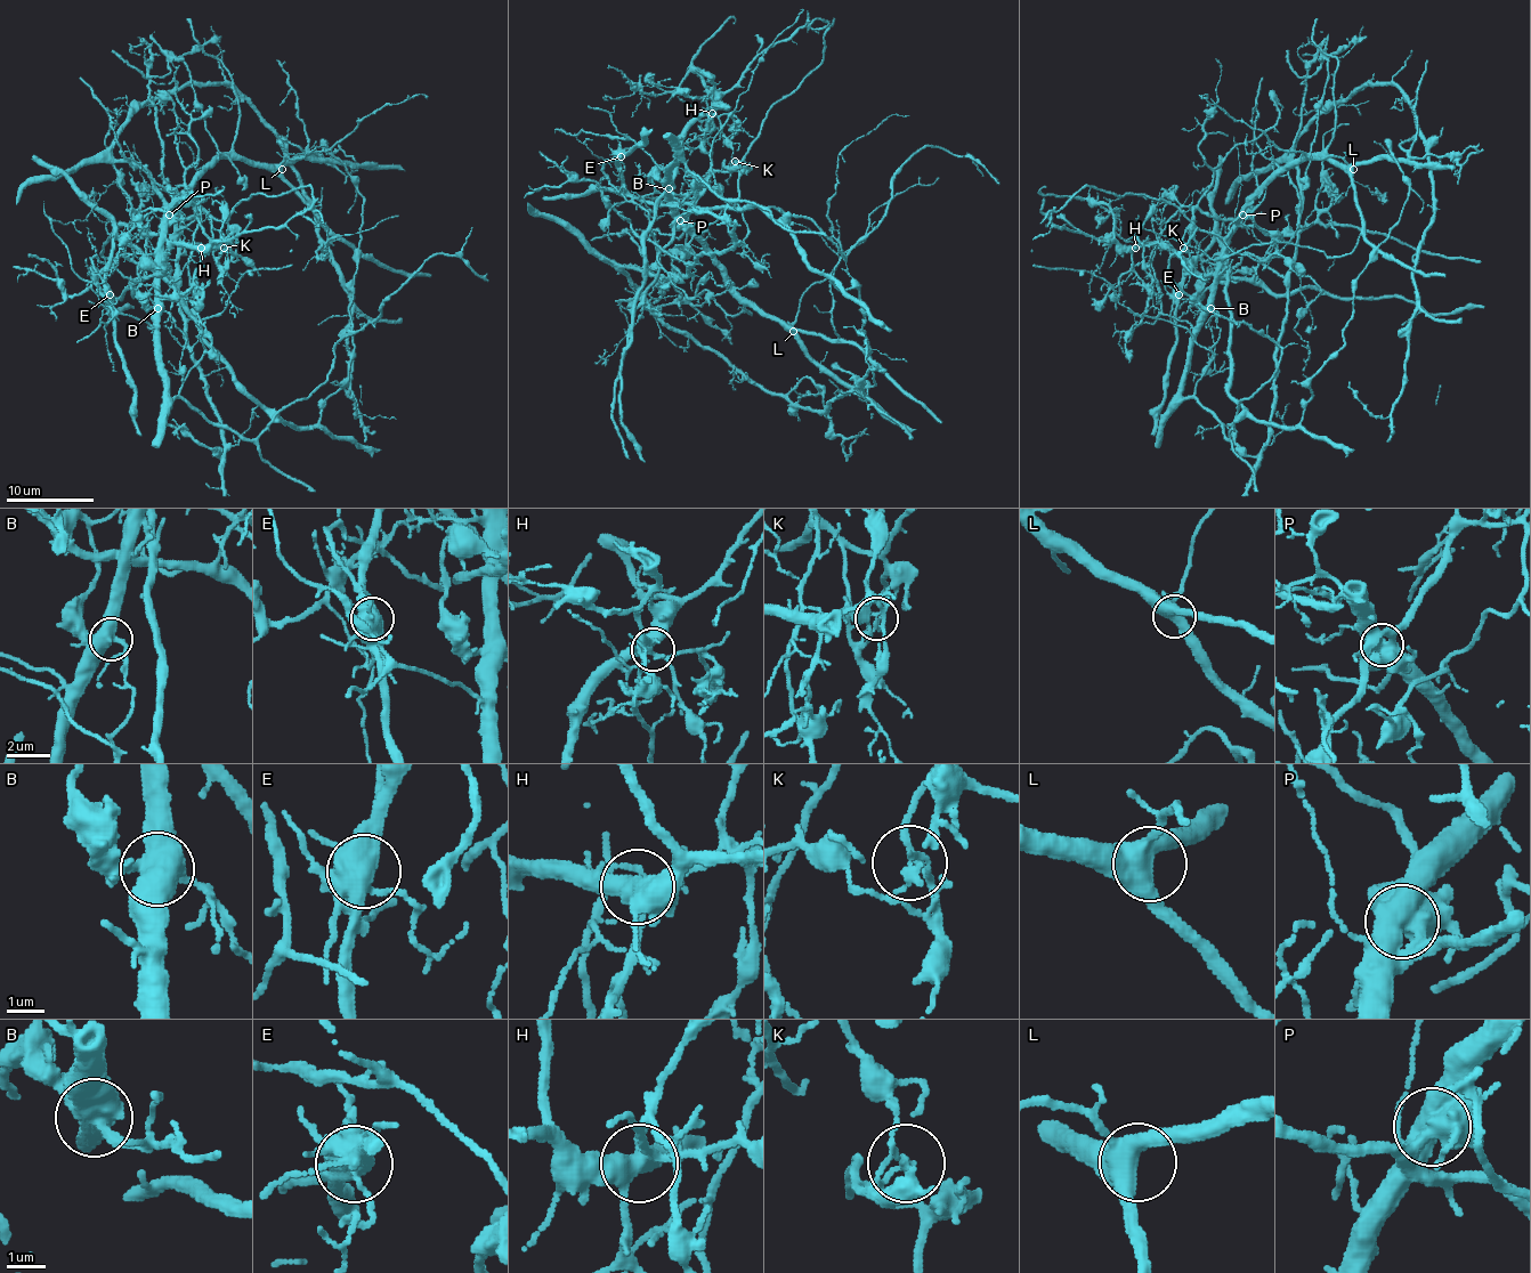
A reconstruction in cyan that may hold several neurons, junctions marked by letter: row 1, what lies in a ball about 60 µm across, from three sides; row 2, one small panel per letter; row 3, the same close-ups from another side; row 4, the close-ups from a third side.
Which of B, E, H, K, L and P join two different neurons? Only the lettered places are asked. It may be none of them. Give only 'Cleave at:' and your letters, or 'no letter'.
Cleave at: B, E, K, P

